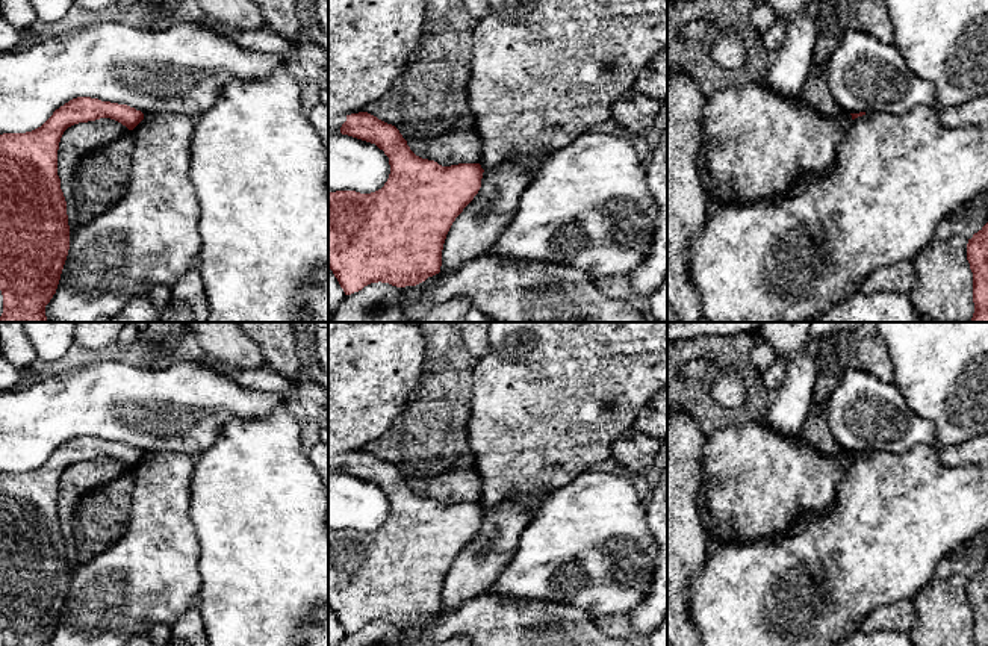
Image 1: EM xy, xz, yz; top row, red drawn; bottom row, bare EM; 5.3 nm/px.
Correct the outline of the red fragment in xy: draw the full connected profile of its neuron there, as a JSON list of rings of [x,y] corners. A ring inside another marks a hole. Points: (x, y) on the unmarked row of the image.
[[[77,436],[38,467],[0,474],[0,629],[3,646],[45,646],[56,632],[70,589],[67,540],[57,514],[64,471],[79,461],[110,457],[133,469],[144,452],[127,443]]]

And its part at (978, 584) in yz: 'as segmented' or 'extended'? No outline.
as segmented

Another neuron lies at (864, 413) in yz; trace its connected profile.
[[[849,368],[828,399],[828,427],[847,452],[900,454],[935,443],[934,424],[912,413],[894,383]]]

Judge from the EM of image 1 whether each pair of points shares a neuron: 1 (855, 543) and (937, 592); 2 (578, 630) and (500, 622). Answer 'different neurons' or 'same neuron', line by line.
1: different neurons
2: same neuron

